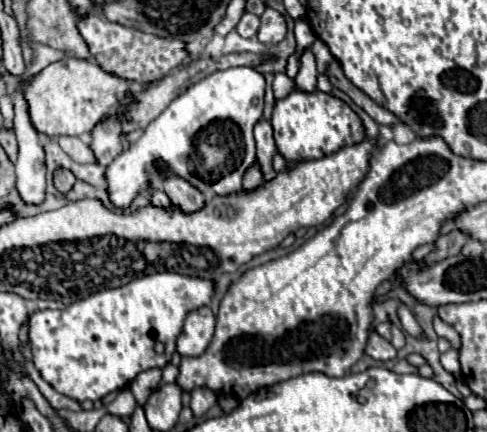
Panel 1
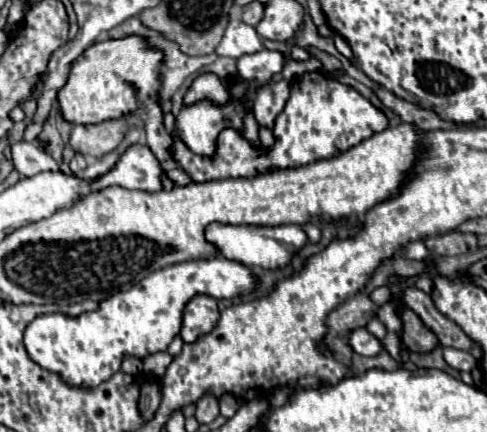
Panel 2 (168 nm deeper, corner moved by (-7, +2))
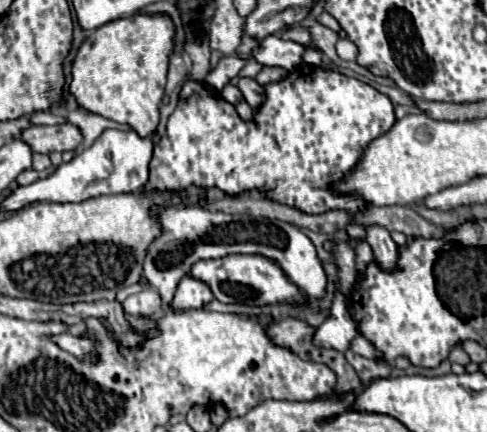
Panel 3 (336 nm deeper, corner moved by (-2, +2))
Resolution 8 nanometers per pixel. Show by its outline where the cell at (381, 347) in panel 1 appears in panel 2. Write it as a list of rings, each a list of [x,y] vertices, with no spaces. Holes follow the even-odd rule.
[[[355,329],[351,333],[351,339],[349,339],[351,347],[355,353],[359,355],[365,355],[365,357],[377,357],[379,353],[383,353],[383,343],[373,335],[369,333],[367,329]]]

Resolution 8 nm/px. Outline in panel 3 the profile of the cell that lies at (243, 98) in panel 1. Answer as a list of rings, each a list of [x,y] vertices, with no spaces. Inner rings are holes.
[[[268,35],[252,51],[252,57],[258,63],[264,63],[268,67],[288,67],[290,71],[302,63],[304,51],[306,51],[306,45],[300,45],[296,41],[284,41],[276,35]]]

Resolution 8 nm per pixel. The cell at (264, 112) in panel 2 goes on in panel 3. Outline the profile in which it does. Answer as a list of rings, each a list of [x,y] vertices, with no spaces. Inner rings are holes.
[[[240,77],[238,79],[238,89],[252,109],[258,109],[264,103],[264,87],[258,85],[252,77]]]

